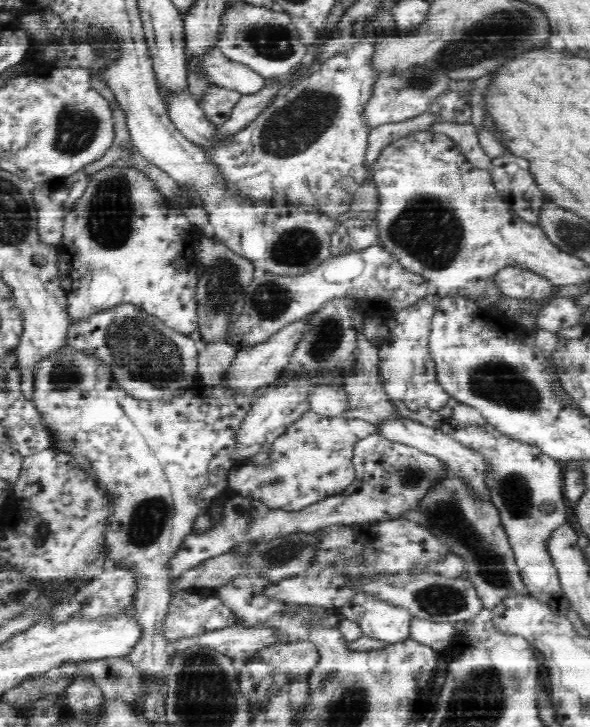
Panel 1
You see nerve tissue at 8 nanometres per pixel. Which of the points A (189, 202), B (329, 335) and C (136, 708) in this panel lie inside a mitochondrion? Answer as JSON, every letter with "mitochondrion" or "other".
{"A":"other","B":"mitochondrion","C":"other"}

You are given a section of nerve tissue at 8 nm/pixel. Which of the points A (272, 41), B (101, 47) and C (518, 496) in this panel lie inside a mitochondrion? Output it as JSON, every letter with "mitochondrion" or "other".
{"A":"mitochondrion","B":"mitochondrion","C":"mitochondrion"}

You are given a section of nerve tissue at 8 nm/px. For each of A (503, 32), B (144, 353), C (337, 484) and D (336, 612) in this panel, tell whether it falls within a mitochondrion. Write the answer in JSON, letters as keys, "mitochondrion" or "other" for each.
{"A":"mitochondrion","B":"mitochondrion","C":"other","D":"other"}

